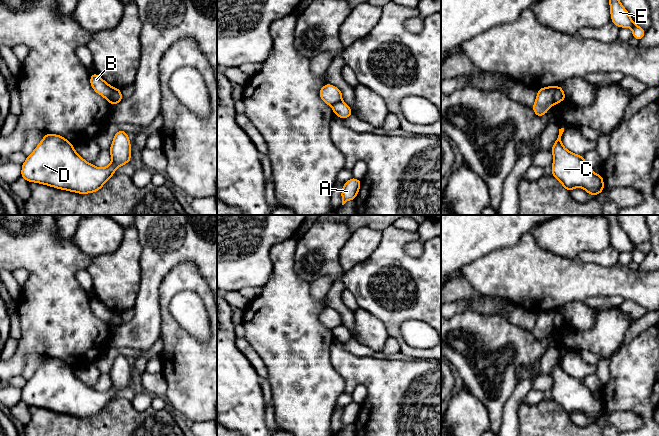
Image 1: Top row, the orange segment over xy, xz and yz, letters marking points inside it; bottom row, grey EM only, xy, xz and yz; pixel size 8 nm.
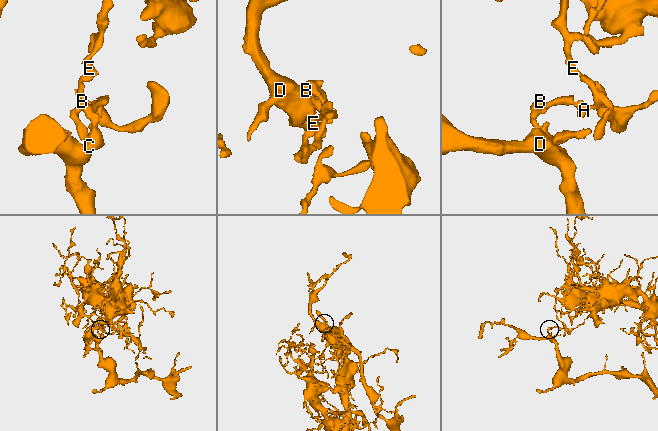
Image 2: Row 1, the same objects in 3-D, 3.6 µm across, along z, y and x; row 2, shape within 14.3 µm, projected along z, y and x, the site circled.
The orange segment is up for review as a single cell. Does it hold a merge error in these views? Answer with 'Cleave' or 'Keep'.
Cleave

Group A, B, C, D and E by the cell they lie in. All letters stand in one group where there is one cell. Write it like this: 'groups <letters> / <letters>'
groups A E / B C D

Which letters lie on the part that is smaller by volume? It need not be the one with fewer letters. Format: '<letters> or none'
B, C, D

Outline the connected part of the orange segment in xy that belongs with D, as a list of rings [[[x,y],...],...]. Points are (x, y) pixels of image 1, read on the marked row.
[[[116,132],[109,152],[111,163],[99,168],[84,160],[66,138],[45,133],[21,165],[21,177],[28,182],[79,194],[93,193],[103,187],[118,167],[131,161],[131,143],[127,132]]]

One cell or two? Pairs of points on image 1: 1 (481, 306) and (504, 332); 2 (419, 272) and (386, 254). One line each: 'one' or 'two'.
1: two
2: one

